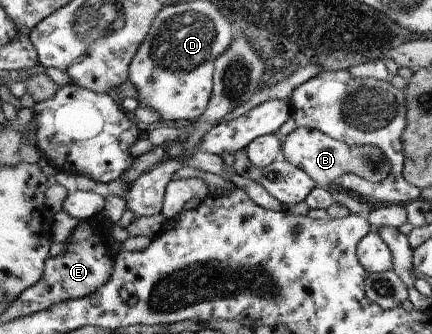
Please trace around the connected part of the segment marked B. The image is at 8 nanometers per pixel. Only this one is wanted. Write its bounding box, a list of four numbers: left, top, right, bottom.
[281,127,391,188]

